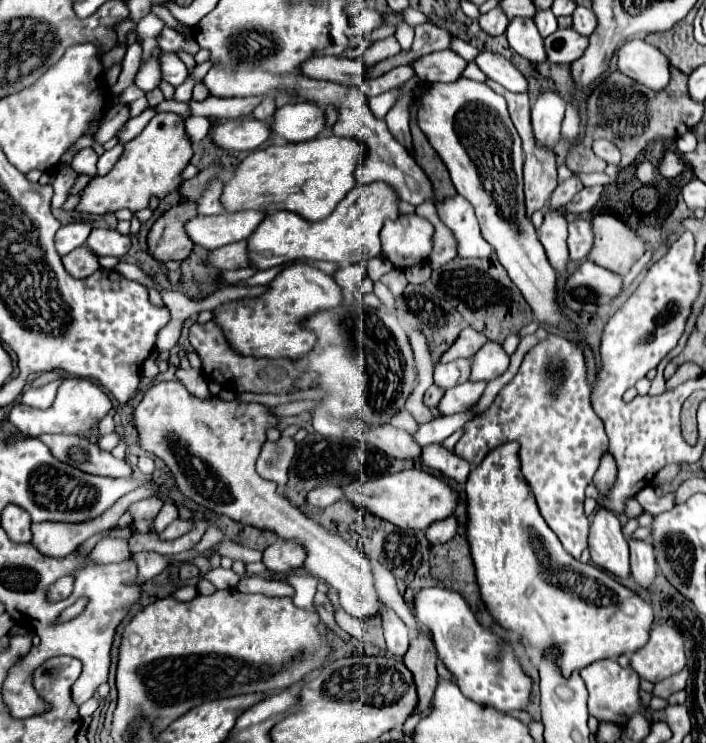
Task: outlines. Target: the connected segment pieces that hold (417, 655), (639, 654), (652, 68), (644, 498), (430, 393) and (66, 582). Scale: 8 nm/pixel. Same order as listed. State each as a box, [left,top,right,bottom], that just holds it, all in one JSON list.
[[403,630,437,712],[633,624,685,682],[617,38,671,88],[635,486,673,514],[423,384,445,408],[49,578,73,600]]

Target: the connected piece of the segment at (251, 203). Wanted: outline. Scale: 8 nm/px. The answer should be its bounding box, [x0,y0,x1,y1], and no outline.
[221,136,365,220]

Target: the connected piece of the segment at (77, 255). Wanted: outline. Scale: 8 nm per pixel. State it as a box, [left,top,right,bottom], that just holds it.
[63,246,99,278]

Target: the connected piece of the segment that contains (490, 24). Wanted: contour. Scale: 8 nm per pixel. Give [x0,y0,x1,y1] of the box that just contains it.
[479,6,509,36]

